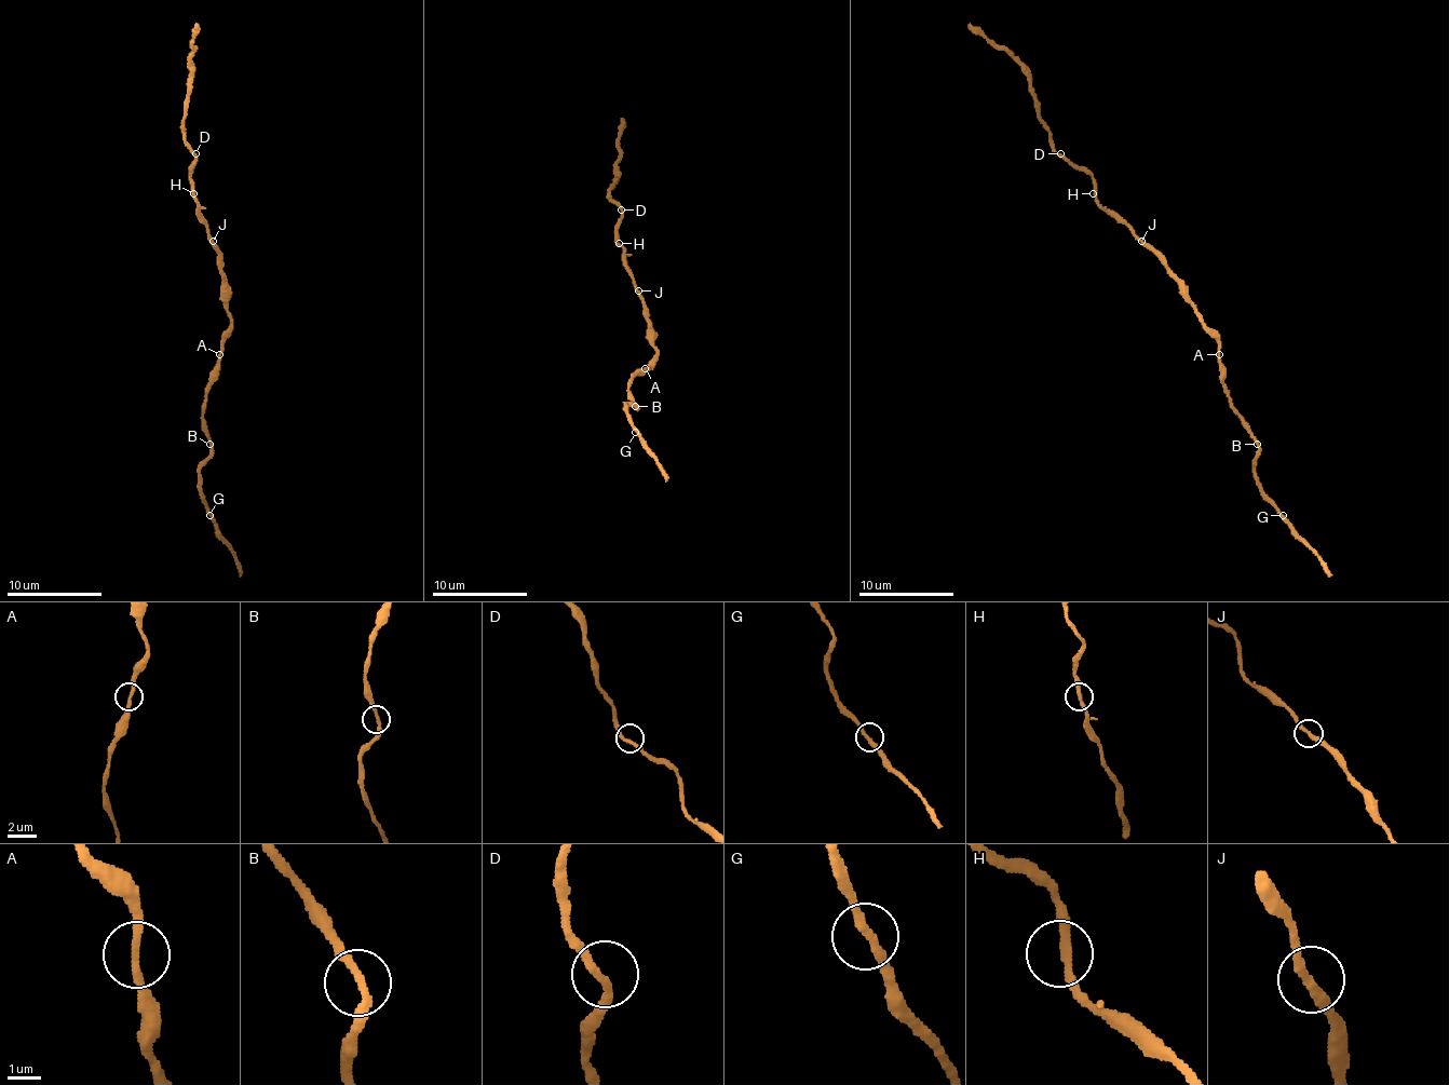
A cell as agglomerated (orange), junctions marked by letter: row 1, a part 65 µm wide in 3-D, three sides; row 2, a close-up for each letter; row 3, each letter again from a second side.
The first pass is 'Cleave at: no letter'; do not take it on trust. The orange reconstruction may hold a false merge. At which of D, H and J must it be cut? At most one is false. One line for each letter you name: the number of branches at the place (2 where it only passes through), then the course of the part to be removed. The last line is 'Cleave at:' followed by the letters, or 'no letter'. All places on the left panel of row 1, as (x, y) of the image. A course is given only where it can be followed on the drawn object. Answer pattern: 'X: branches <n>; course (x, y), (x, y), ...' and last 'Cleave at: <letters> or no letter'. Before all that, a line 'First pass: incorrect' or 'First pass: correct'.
First pass: correct
Cleave at: no letter

